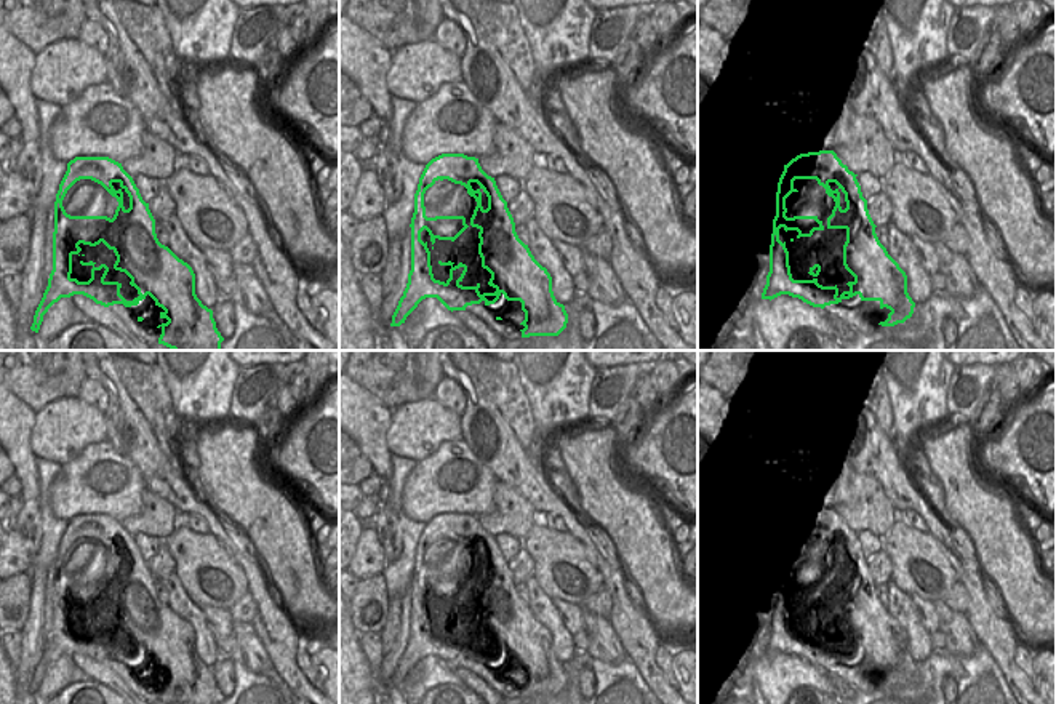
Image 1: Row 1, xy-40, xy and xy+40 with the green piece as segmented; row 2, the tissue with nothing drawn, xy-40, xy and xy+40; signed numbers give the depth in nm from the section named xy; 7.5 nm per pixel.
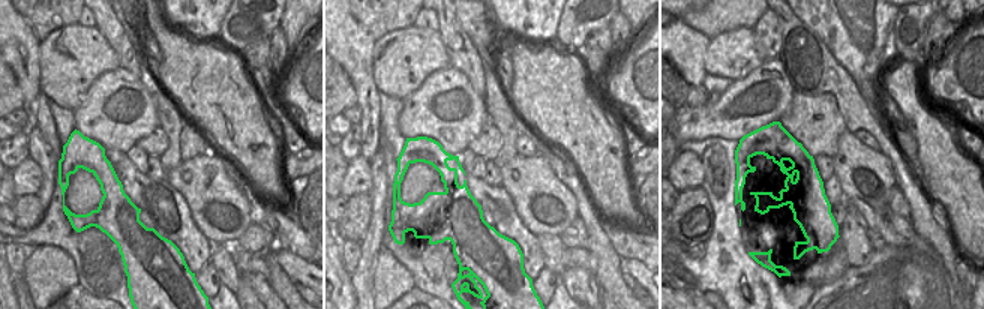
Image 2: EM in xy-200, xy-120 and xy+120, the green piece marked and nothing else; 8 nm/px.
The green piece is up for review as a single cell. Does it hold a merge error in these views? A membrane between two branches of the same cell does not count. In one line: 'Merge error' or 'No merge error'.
No merge error.

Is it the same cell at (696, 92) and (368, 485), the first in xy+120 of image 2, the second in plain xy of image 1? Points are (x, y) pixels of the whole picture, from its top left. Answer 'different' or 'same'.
same

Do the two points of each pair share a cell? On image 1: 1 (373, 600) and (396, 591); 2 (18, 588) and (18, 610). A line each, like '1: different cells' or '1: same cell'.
1: different cells
2: same cell

